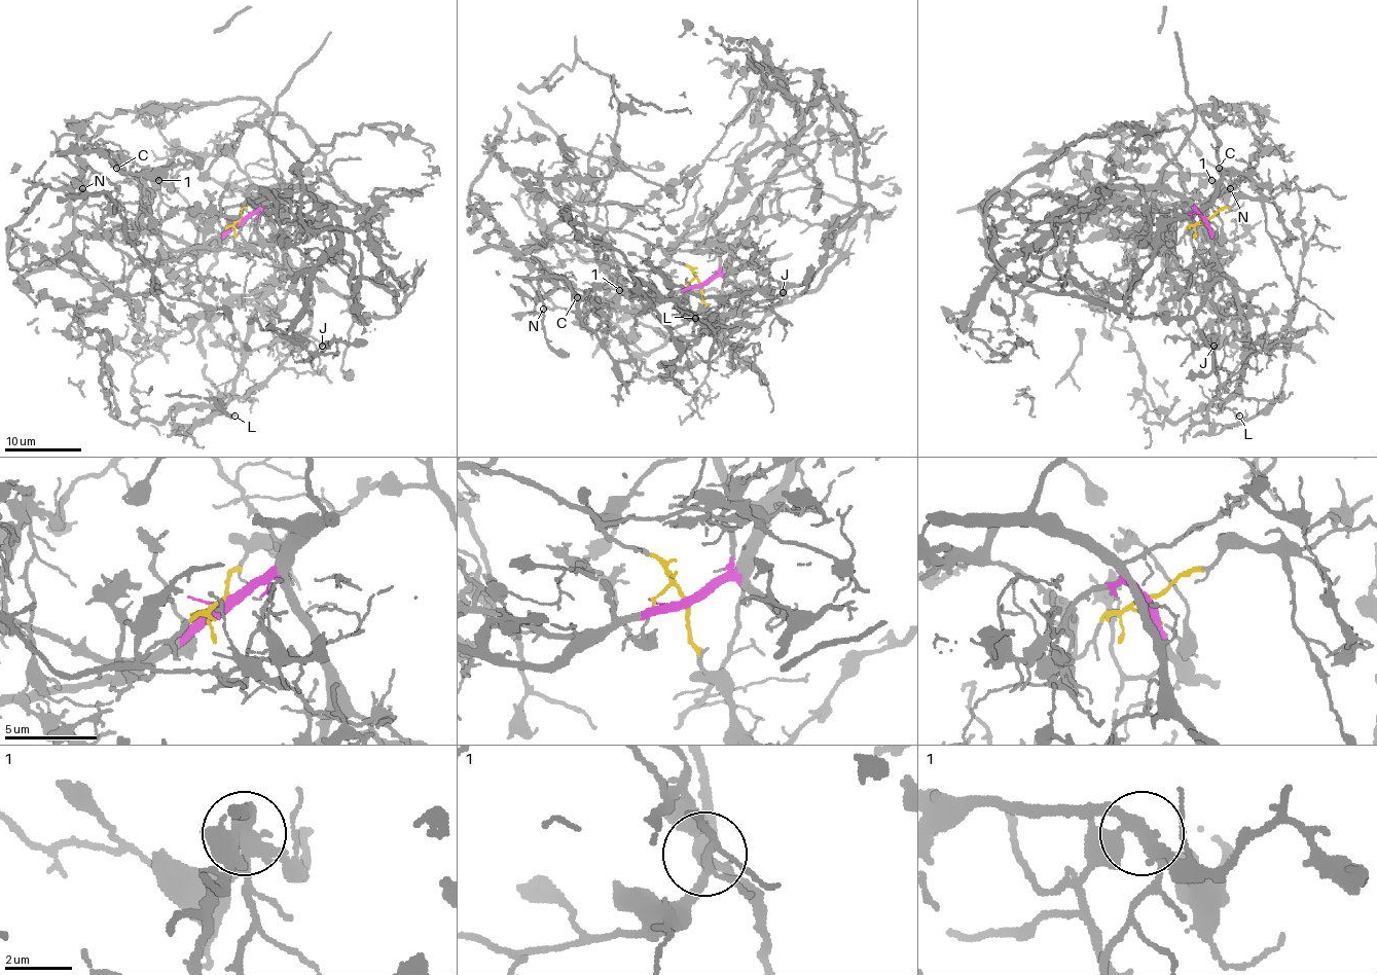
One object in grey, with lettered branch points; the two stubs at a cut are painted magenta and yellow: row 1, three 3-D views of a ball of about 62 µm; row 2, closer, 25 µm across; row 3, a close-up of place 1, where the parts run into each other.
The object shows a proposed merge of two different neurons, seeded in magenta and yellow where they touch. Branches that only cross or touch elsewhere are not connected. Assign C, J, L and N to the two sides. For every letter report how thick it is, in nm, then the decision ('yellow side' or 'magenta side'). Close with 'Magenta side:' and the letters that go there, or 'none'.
C: calibre 460 nm; yellow side
J: calibre 120 nm; magenta side
L: calibre 160 nm; magenta side
N: calibre 180 nm; yellow side
Magenta side: J, L

